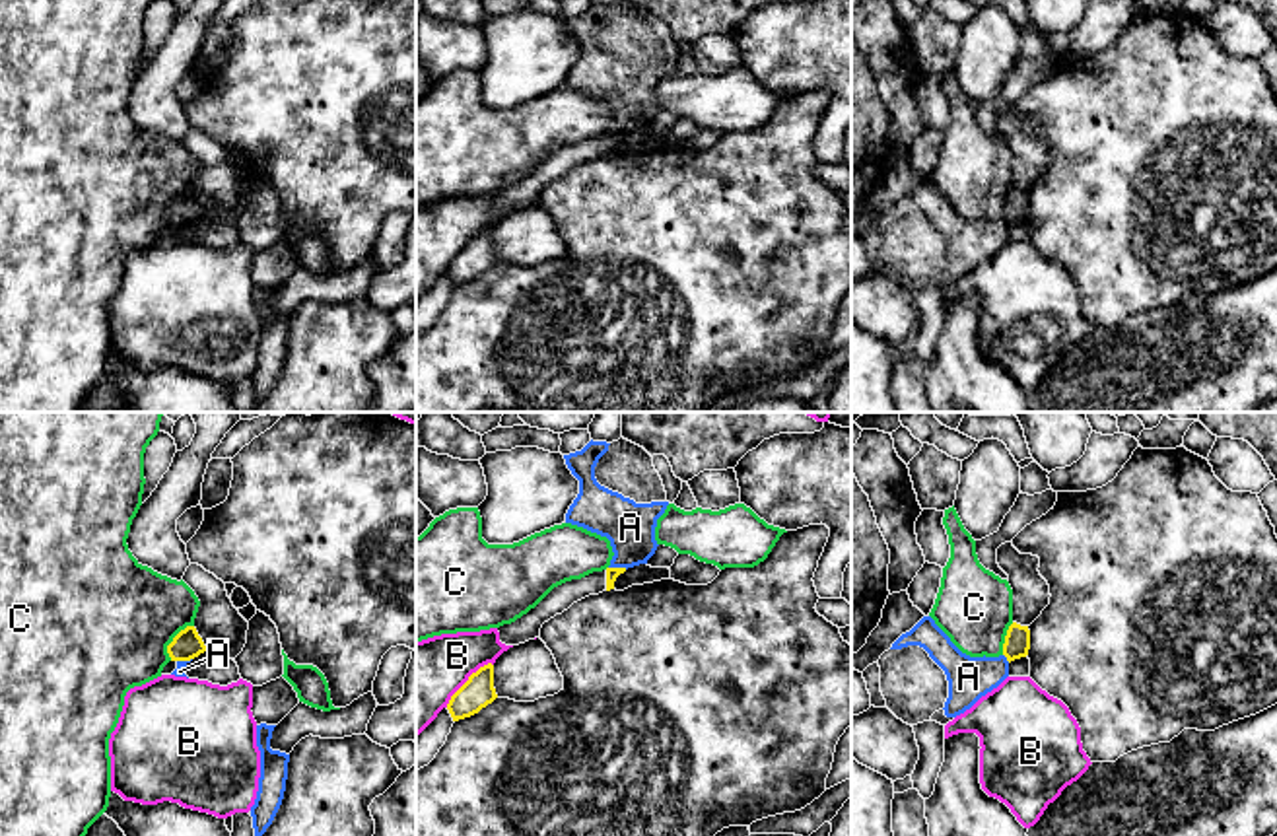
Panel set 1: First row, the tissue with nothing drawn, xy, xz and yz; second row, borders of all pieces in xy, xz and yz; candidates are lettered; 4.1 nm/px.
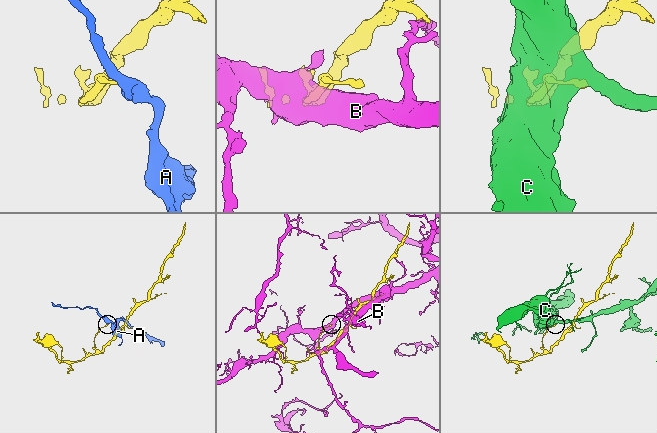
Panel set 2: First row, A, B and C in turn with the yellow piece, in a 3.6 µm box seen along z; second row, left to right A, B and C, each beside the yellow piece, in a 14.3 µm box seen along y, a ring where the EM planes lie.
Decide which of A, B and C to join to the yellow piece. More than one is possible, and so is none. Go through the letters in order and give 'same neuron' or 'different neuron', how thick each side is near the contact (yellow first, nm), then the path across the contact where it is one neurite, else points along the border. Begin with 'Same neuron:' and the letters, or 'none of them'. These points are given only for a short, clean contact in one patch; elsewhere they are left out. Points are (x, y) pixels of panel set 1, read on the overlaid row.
Same neuron: none of them
A: different neuron | 50/200 nm | along xz (609, 566), (626, 568)
B: different neuron | 140/320 nm
C: different neuron | 120/480 nm

